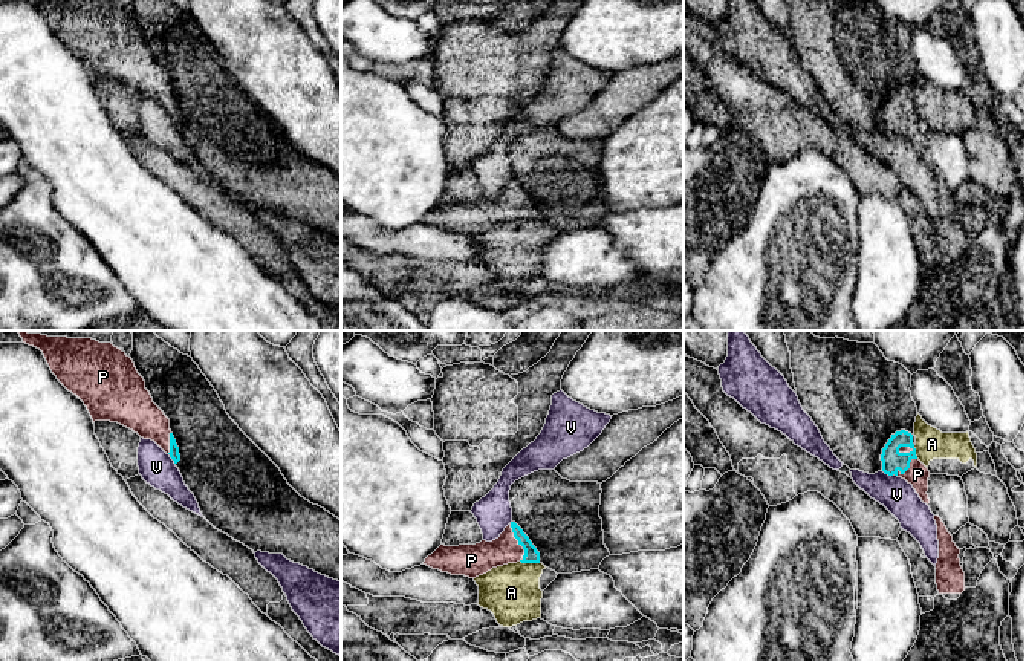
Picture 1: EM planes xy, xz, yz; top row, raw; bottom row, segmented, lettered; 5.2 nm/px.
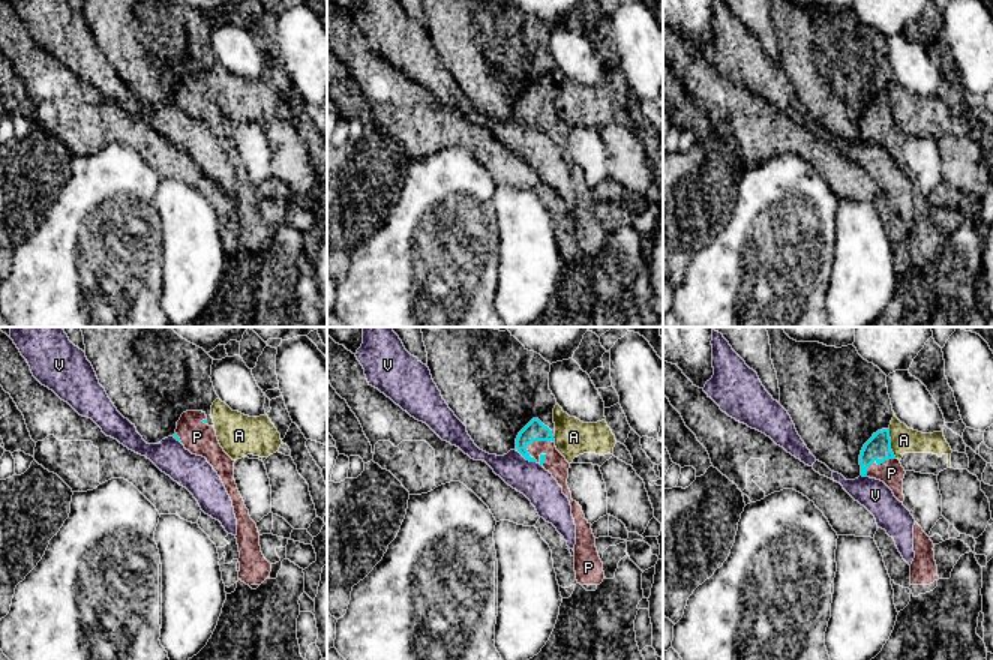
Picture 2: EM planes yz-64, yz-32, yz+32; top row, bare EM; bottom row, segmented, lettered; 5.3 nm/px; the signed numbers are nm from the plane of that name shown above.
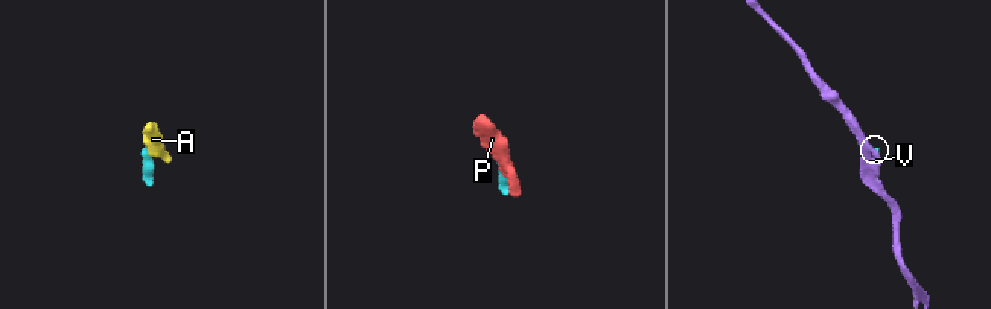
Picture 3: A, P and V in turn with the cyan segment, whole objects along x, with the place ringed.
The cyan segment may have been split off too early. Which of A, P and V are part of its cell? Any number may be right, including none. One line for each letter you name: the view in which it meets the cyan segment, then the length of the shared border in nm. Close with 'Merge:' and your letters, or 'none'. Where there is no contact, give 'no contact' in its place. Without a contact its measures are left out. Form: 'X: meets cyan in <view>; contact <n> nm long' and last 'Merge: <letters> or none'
P: meets cyan in xz; contact 200 nm long
Merge: P

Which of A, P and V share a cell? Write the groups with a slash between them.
A / P / V

